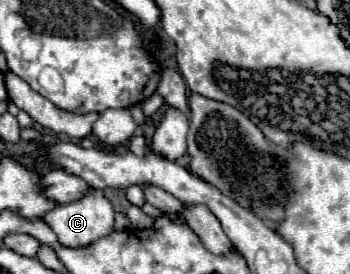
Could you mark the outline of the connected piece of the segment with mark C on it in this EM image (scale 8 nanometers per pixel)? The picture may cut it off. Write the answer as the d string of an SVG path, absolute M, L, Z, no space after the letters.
M90 189L86 195L82 195L72 203L56 205L48 213L44 213L42 219L52 227L52 231L56 231L60 243L64 243L66 247L84 247L92 239L100 239L100 235L108 235L108 231L114 229L112 203L104 197L100 189Z

